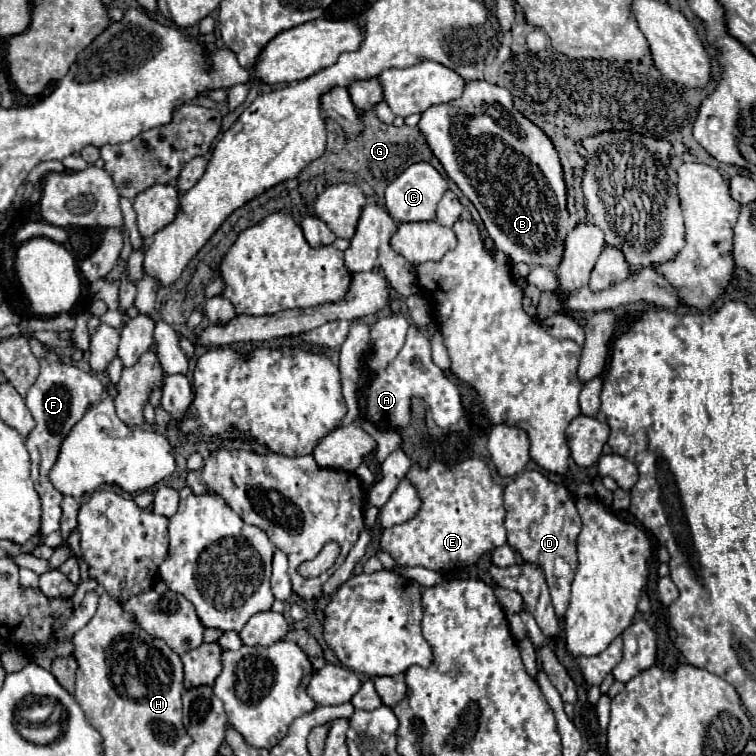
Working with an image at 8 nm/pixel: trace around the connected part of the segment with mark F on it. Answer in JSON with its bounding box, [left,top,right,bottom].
[26,345,104,535]

